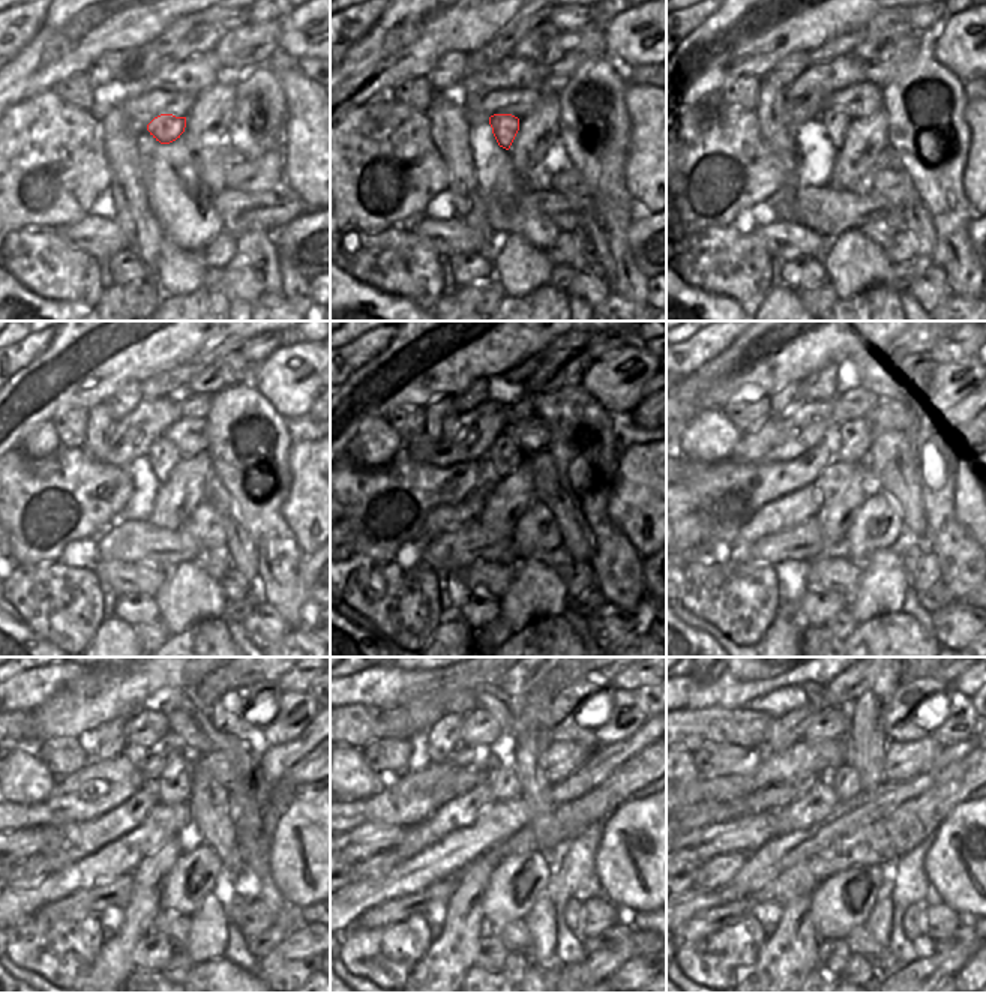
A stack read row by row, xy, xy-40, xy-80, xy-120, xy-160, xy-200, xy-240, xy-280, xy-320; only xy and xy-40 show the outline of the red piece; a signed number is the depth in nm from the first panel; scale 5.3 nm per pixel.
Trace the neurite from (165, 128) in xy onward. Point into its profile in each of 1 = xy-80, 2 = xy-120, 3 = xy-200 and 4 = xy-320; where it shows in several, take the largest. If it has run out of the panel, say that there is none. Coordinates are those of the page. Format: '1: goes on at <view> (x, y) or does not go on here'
1: goes on at xy-80 (836, 123)
2: goes on at xy-120 (164, 456)
3: goes on at xy-200 (844, 452)
4: goes on at xy-320 (845, 782)

